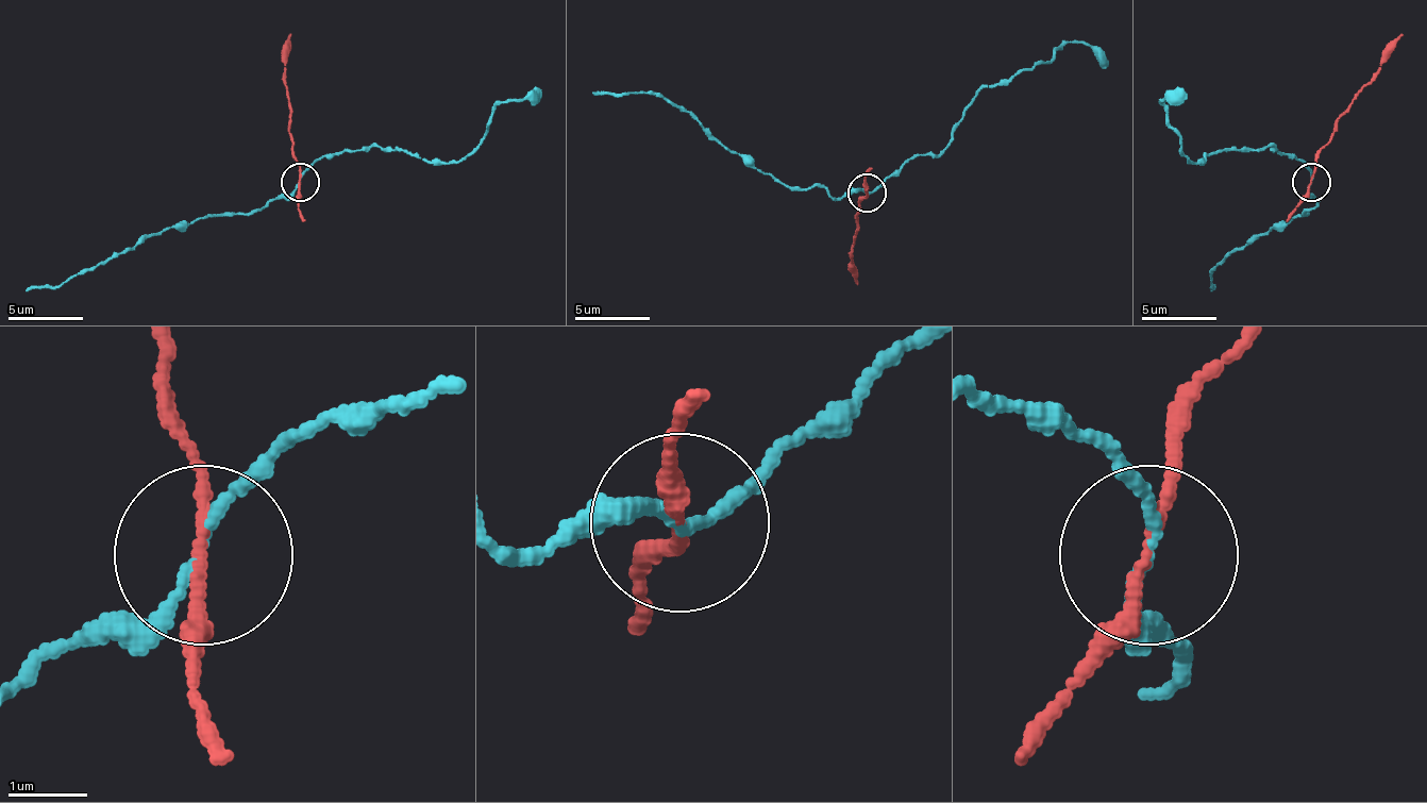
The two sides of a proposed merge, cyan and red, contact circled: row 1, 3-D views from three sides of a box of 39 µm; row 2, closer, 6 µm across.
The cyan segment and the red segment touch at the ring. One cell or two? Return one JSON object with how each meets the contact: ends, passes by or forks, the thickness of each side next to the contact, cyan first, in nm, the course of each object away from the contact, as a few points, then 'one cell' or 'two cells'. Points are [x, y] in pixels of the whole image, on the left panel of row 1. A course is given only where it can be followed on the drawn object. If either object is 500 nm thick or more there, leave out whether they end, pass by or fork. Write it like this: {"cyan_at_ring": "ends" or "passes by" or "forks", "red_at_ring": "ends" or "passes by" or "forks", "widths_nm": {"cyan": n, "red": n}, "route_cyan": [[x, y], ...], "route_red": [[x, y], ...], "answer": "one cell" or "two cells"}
{"cyan_at_ring": "passes by", "red_at_ring": "passes by", "widths_nm": {"cyan": 120, "red": 140}, "route_cyan": [[299, 183], [321, 156], [345, 149], [374, 146], [457, 161], [480, 141], [499, 104], [540, 93]], "route_red": [[299, 183], [299, 161], [287, 134], [284, 70], [284, 51], [291, 32]], "answer": "two cells"}

